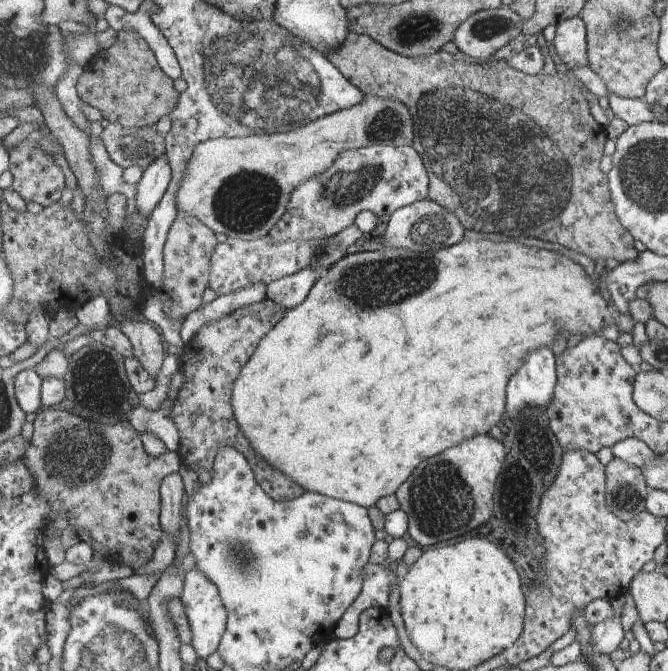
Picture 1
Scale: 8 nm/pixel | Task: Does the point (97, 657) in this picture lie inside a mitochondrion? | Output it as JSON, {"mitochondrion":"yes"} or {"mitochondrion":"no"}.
{"mitochondrion":"yes"}

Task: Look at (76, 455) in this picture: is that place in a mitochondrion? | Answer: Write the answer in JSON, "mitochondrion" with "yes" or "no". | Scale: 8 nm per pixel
{"mitochondrion":"yes"}

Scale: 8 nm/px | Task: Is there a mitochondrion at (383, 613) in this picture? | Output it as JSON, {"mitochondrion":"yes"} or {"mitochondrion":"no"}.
{"mitochondrion":"no"}

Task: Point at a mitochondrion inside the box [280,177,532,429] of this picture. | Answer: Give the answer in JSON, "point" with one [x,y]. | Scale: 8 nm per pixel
{"point":[365,285]}

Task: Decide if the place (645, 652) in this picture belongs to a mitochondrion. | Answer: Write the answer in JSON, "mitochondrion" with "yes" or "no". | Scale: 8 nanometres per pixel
{"mitochondrion":"no"}

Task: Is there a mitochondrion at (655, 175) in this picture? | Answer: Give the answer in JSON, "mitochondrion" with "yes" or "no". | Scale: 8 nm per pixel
{"mitochondrion":"yes"}

